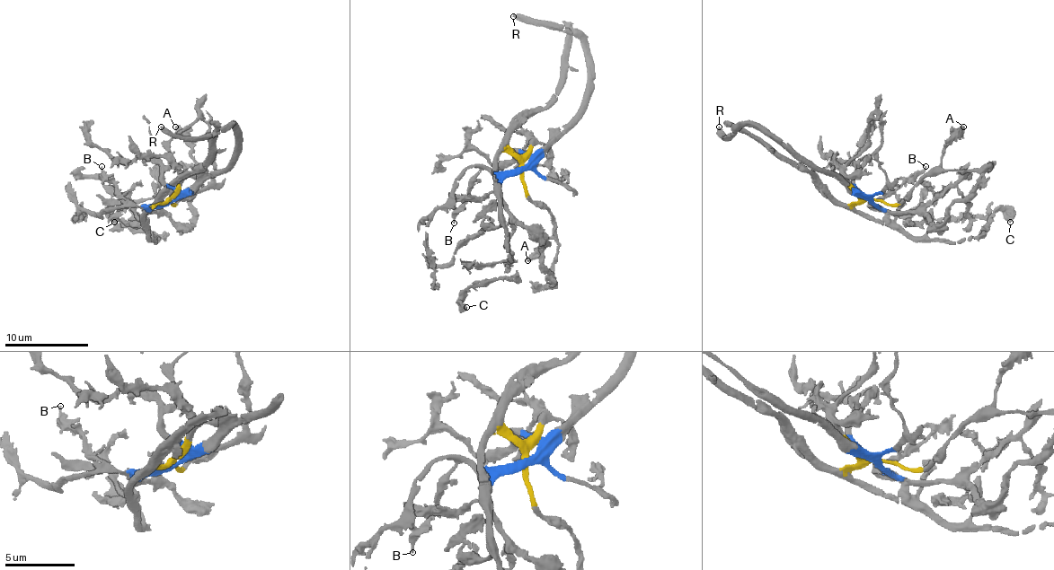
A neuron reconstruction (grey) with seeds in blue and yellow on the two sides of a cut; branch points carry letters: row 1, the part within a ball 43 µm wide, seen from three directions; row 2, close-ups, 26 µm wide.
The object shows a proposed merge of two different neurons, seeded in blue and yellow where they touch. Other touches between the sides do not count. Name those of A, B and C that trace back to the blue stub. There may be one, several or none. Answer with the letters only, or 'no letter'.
B

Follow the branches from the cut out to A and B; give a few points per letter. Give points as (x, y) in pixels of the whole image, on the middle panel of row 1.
A: (521, 169), (527, 196), (549, 211), (553, 225), (547, 242), (527, 261)
B: (521, 169), (482, 169), (455, 217), (455, 223)

